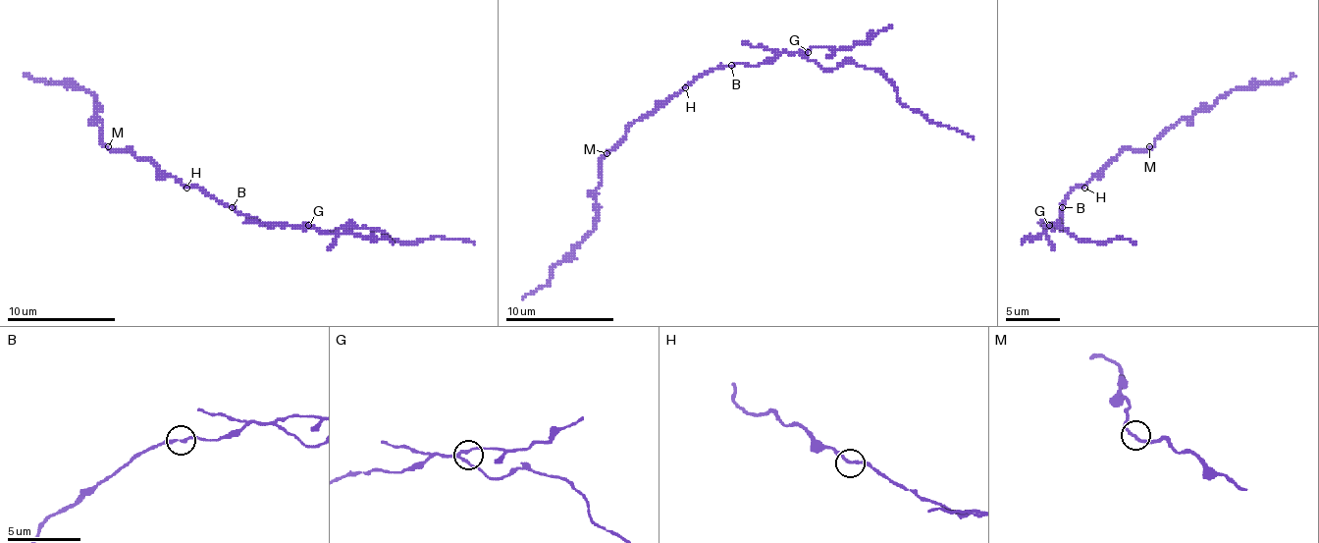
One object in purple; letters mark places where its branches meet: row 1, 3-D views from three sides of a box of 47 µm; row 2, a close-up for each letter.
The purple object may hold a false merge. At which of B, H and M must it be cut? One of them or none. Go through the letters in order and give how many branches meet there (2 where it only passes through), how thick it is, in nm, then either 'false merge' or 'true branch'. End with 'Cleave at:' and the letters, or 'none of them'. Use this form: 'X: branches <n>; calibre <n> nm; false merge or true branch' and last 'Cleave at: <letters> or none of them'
B: branches 2; calibre 180 nm; false merge
H: branches 2; calibre 180 nm; true branch
M: branches 2; calibre 180 nm; true branch
Cleave at: B

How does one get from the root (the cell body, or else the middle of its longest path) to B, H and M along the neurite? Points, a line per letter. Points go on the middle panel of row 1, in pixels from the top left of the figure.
B: (699, 77), (723, 66), (731, 66)
H: (699, 77), (685, 87)
M: (699, 77), (639, 118), (628, 129), (626, 136), (606, 153)

